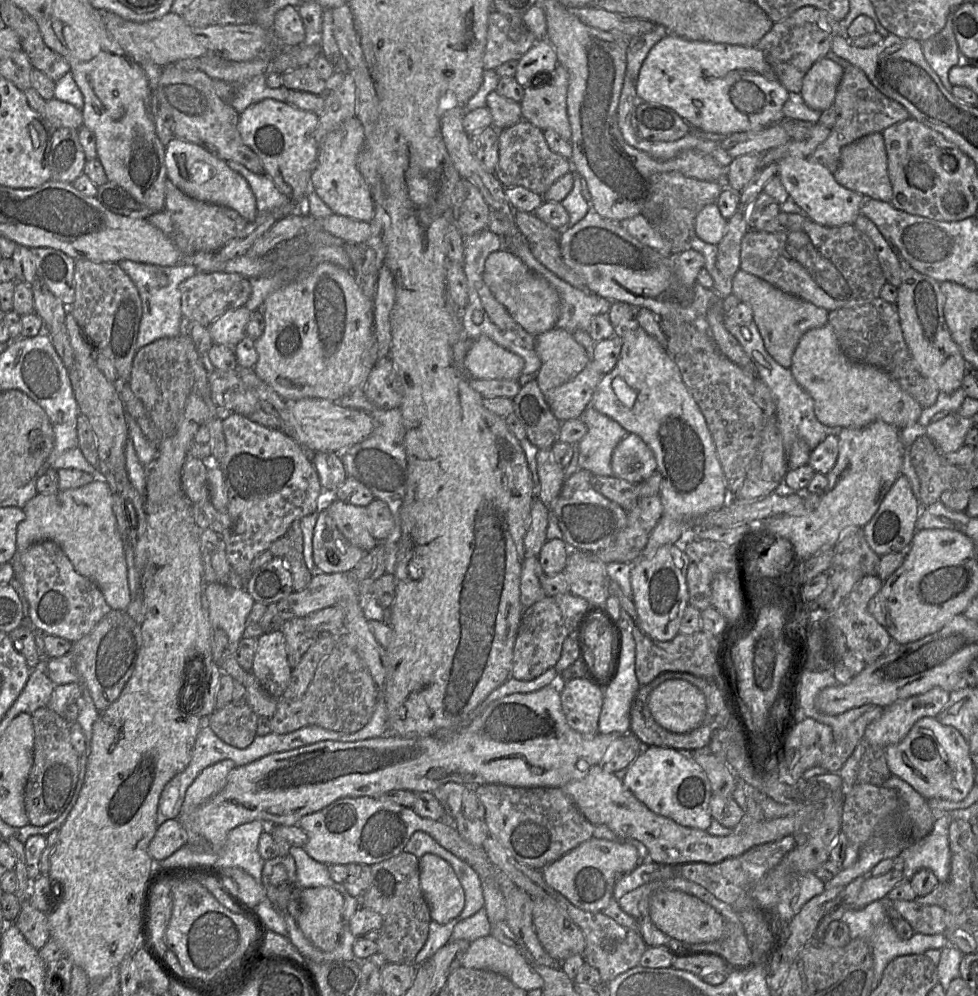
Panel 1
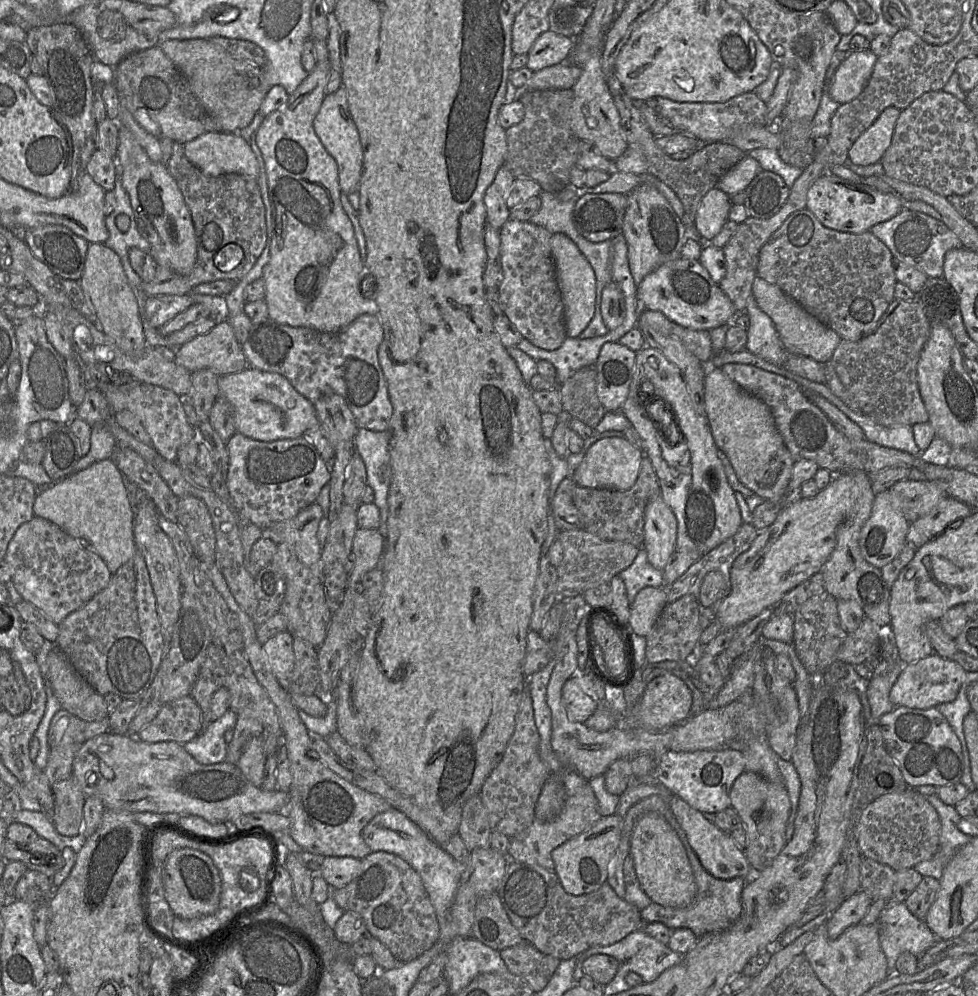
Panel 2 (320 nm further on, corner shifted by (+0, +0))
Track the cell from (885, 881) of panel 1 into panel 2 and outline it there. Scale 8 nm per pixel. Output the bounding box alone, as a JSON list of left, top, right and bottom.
[827,889,872,939]

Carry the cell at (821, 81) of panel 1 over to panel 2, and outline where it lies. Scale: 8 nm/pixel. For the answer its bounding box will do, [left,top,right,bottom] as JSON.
[826,49,877,105]

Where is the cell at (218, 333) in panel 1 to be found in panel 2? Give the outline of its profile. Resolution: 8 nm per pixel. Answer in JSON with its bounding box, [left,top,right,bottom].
[174,319,249,376]

